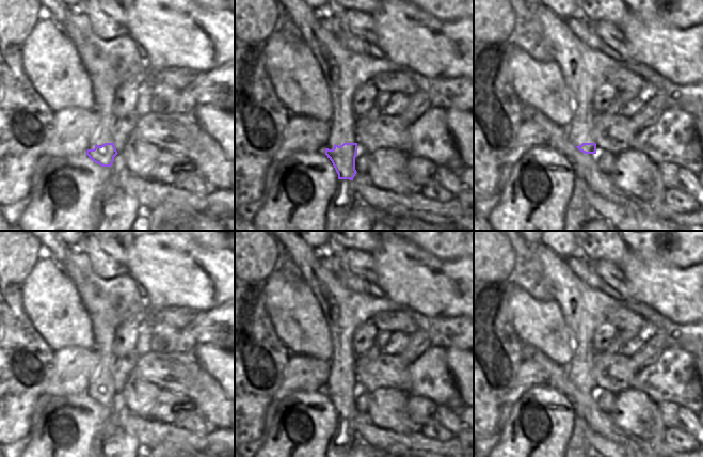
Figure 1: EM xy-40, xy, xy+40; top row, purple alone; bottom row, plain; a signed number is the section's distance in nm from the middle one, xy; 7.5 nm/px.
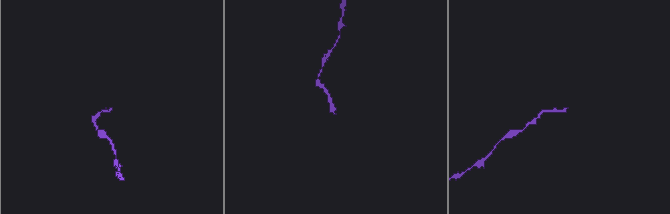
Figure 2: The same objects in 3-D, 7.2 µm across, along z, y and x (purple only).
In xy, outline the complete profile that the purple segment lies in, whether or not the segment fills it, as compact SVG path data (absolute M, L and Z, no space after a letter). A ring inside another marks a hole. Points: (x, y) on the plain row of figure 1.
M343 382L334 384L333 389L325 388L325 394L332 400L338 419L353 420L355 413L355 396L357 394L357 382Z

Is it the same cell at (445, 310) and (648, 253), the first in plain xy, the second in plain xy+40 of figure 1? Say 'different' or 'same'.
different

